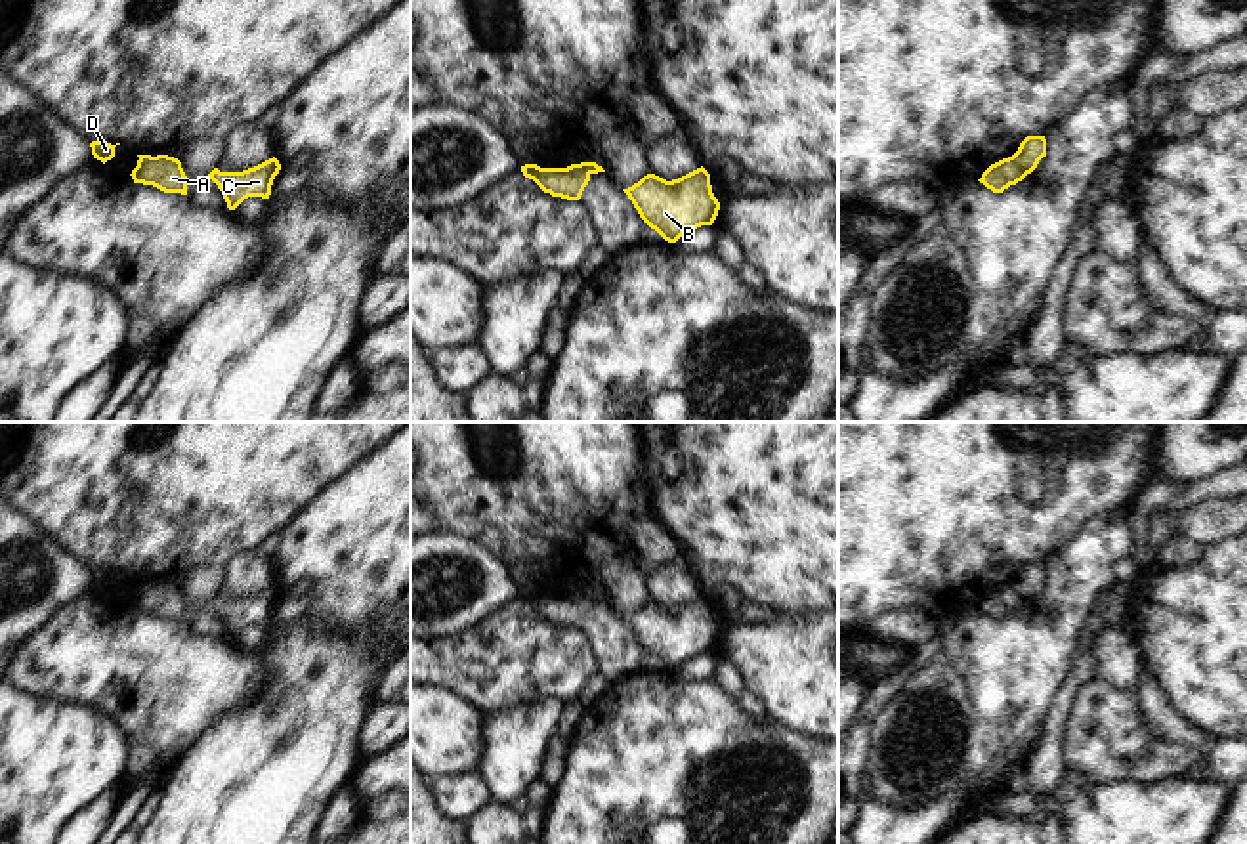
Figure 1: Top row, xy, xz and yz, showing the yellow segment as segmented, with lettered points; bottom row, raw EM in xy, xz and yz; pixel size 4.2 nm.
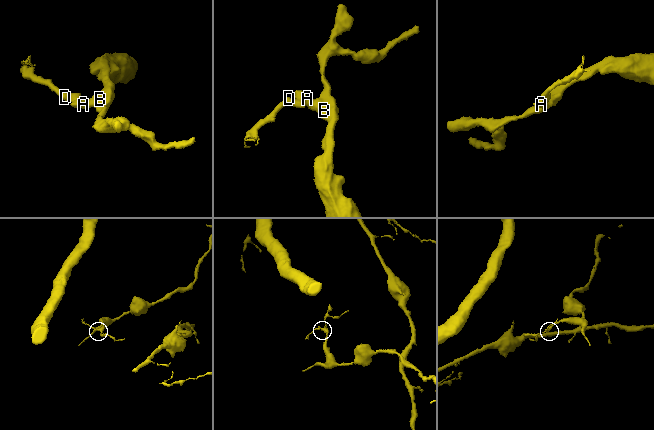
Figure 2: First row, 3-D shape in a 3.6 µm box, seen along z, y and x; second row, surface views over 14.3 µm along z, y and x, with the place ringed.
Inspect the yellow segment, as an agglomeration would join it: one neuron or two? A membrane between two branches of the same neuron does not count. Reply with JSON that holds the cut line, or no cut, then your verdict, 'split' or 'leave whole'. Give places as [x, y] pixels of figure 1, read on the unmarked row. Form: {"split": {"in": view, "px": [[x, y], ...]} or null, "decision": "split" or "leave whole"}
{"split": {"in": "yz", "px": [[1011, 585], [1028, 600]]}, "decision": "split"}

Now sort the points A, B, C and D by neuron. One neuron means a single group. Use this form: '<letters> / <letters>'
A B C / D

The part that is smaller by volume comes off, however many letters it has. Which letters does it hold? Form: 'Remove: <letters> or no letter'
Remove: D

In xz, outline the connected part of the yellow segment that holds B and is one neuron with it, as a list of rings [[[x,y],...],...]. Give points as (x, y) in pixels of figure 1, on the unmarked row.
[[[703,594],[672,609],[647,601],[623,619],[644,651],[668,670],[701,653],[712,653],[720,638],[710,601]]]

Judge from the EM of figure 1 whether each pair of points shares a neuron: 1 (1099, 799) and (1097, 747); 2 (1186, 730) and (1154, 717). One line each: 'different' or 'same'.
1: different
2: same

